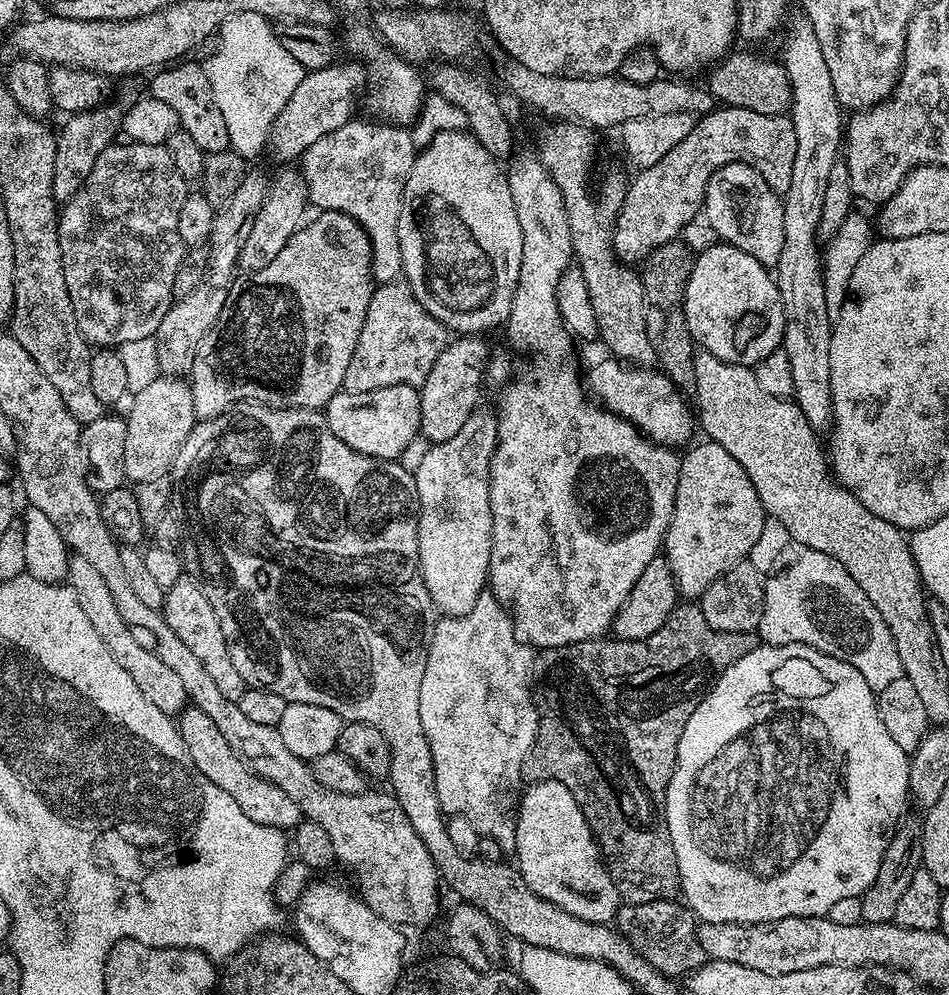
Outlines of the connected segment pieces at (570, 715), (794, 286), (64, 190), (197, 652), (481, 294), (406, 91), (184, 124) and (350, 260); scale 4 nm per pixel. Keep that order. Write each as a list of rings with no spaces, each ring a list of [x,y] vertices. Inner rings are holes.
[[[684,602],[668,617],[666,623],[658,626],[658,630],[654,630],[654,634],[650,634],[650,638],[642,638],[641,640],[618,640],[615,638],[587,640],[586,642],[574,642],[570,646],[542,648],[533,655],[530,687],[532,689],[532,701],[536,703],[538,730],[532,748],[528,752],[528,757],[524,759],[524,765],[520,771],[521,777],[528,782],[537,780],[562,782],[562,786],[566,786],[566,790],[570,790],[570,794],[574,794],[574,798],[590,826],[592,836],[600,847],[601,857],[608,865],[608,873],[618,890],[621,901],[629,904],[641,904],[655,900],[676,900],[681,895],[678,858],[674,858],[674,846],[668,837],[668,825],[664,822],[664,795],[676,765],[678,738],[682,736],[686,722],[690,722],[690,714],[694,714],[698,702],[702,702],[705,692],[716,683],[716,679],[734,662],[738,662],[738,658],[750,654],[754,649],[761,647],[761,644],[762,641],[756,632],[714,630],[714,626],[710,626],[710,622],[706,622],[699,603]]]
[[[807,18],[799,19],[793,22],[792,29],[784,40],[784,56],[782,55],[782,63],[792,87],[790,115],[798,138],[798,150],[794,153],[794,175],[790,177],[790,190],[782,196],[784,237],[782,254],[778,254],[778,262],[774,265],[774,275],[784,307],[782,351],[788,355],[790,370],[794,373],[794,403],[800,407],[801,414],[810,422],[813,430],[817,434],[824,434],[829,431],[832,422],[830,338],[834,317],[826,310],[822,248],[821,245],[816,245],[816,240],[818,241],[820,236],[822,198],[826,194],[826,182],[830,182],[830,166],[834,166],[834,162],[842,152],[842,133],[846,128],[846,120],[834,94],[834,82],[830,82],[830,69],[826,67],[826,58],[822,58],[822,46],[818,46],[818,38],[814,34],[812,24]]]
[[[124,92],[117,98],[116,104],[105,103],[98,108],[91,108],[85,112],[74,112],[68,120],[58,128],[56,138],[56,153],[54,154],[54,180],[52,182],[52,197],[57,202],[66,202],[86,182],[90,170],[94,170],[94,162],[105,150],[111,148],[121,131],[124,113],[134,103],[134,96]],[[117,132],[117,136],[116,136]],[[116,136],[116,137],[115,137]]]
[[[181,574],[178,582],[167,588],[164,593],[164,607],[162,615],[166,626],[174,630],[178,636],[178,642],[202,662],[206,674],[210,674],[211,680],[218,686],[219,692],[231,700],[238,701],[242,698],[246,685],[242,674],[234,662],[230,662],[230,650],[226,650],[226,638],[222,638],[222,626],[218,626],[218,614],[214,614],[214,606],[210,606],[210,598],[200,589],[200,581],[193,579],[191,575]]]
[[[467,130],[437,132],[419,149],[410,178],[406,178],[406,190],[402,198],[402,210],[398,214],[398,238],[402,246],[402,276],[408,281],[414,298],[442,326],[452,334],[488,334],[491,328],[505,323],[512,309],[518,286],[518,270],[522,270],[522,226],[518,226],[518,210],[514,210],[514,198],[510,198],[510,186],[505,169],[497,157],[487,152]]]
[[[371,27],[356,28],[348,36],[348,48],[353,57],[359,58],[366,66],[366,100],[373,117],[389,124],[408,126],[420,115],[426,95],[426,80],[415,72],[413,65],[403,56],[392,51],[383,43]]]
[[[176,62],[171,66],[161,67],[152,80],[150,94],[158,98],[158,102],[166,102],[166,106],[174,110],[177,125],[187,136],[194,138],[194,142],[198,142],[205,154],[227,152],[226,121],[222,119],[222,110],[218,110],[218,102],[214,102],[214,90],[210,90],[210,78],[204,72],[204,64],[186,63],[188,62]]]
[[[321,211],[316,215],[320,216],[314,217],[312,221],[309,219],[303,226],[297,228],[296,233],[290,238],[290,242],[286,242],[282,250],[278,251],[278,254],[275,254],[273,260],[267,262],[266,266],[262,266],[261,269],[254,269],[247,274],[241,275],[239,278],[233,279],[232,288],[229,290],[228,297],[226,298],[226,306],[222,306],[222,314],[218,314],[218,322],[214,322],[214,326],[206,334],[206,338],[202,338],[202,342],[198,342],[198,354],[194,354],[194,366],[190,373],[190,385],[193,394],[193,410],[200,420],[213,420],[215,416],[221,416],[222,413],[228,411],[229,408],[237,407],[245,402],[266,404],[274,408],[307,408],[309,410],[320,410],[327,406],[330,402],[330,398],[334,398],[336,392],[343,389],[344,379],[346,378],[346,366],[350,366],[350,358],[354,358],[354,350],[358,346],[358,338],[362,334],[362,322],[366,322],[366,310],[370,306],[370,298],[374,291],[374,281],[372,278],[372,247],[370,246],[370,238],[364,233],[364,228],[354,218],[350,218],[341,212]]]

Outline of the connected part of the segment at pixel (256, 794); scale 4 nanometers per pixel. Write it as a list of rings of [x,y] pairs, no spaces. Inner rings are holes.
[[[185,707],[184,711],[179,713],[178,727],[194,766],[202,774],[206,774],[206,778],[210,778],[210,782],[214,782],[218,790],[226,790],[226,794],[230,794],[230,798],[238,802],[238,810],[242,810],[246,818],[258,822],[258,826],[270,826],[281,830],[295,829],[300,823],[302,813],[298,802],[293,802],[283,790],[278,790],[278,786],[266,782],[246,767],[238,758],[238,754],[230,750],[230,742],[222,738],[218,726],[214,726],[214,722],[206,714],[202,714],[202,710]]]

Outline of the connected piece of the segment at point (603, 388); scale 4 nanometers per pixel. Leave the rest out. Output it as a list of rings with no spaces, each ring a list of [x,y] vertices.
[[[607,359],[598,361],[589,372],[586,372],[587,391],[609,412],[613,412],[616,416],[622,416],[631,424],[635,424],[636,429],[654,443],[673,450],[683,449],[689,443],[687,440],[692,436],[692,424],[694,428],[694,412],[690,404],[690,409],[688,409],[688,404],[684,401],[687,400],[685,393],[679,392],[672,379],[655,367],[642,368],[635,364],[626,364],[623,360]]]

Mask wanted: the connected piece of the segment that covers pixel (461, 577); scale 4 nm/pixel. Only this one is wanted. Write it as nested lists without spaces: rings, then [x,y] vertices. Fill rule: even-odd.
[[[477,410],[450,438],[429,447],[426,458],[414,473],[420,510],[418,513],[418,558],[420,577],[424,580],[433,605],[444,616],[461,616],[474,608],[474,602],[485,591],[492,545],[492,515],[490,514],[490,462],[496,449],[495,411]]]

